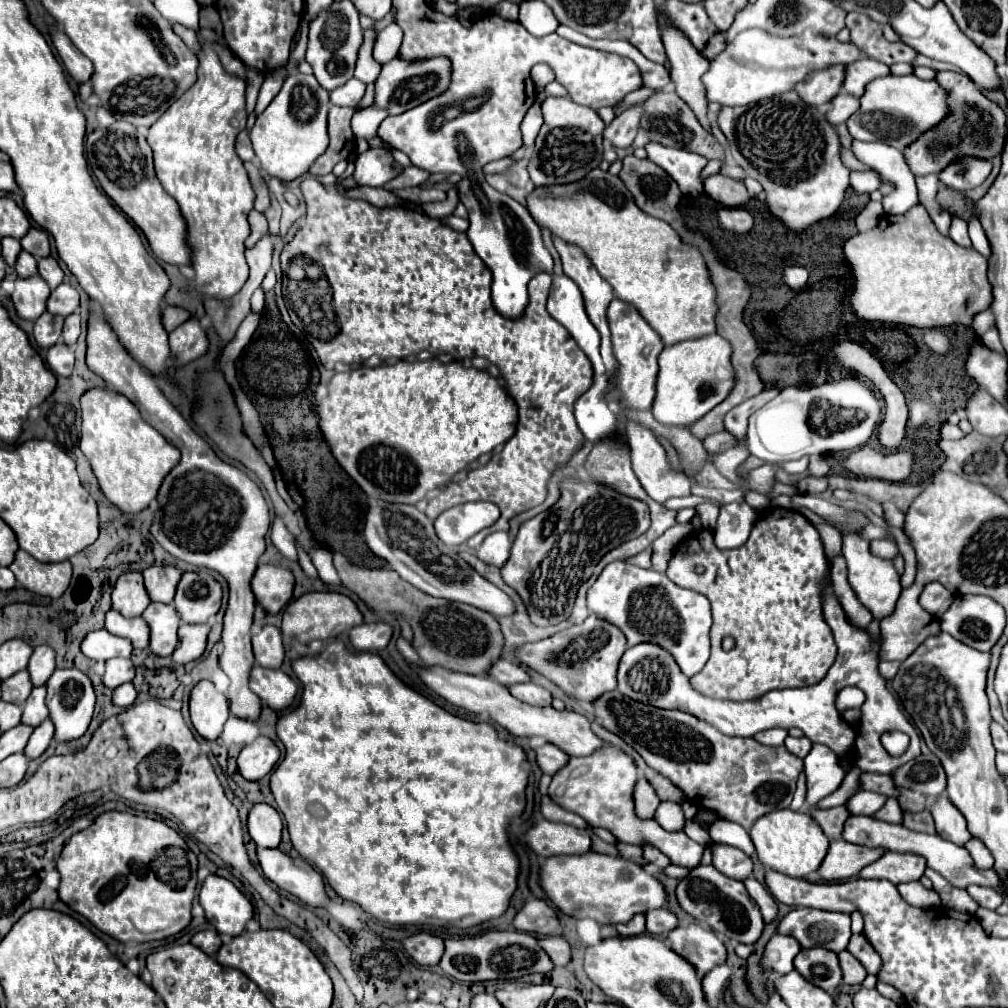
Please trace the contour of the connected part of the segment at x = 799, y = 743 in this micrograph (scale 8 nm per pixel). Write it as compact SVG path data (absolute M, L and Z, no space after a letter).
M786 737L786 749L800 759L804 759L810 753L810 747L812 747L812 741L808 741L806 737L800 737L800 739Z

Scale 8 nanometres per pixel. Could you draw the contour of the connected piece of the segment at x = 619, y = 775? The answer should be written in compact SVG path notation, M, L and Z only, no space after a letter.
M604 743L596 753L588 757L570 757L570 763L552 777L550 797L560 807L584 817L592 827L608 829L620 843L630 845L652 845L670 857L674 865L694 869L700 863L704 847L694 843L682 831L666 831L654 819L640 819L634 807L634 787L638 781L636 765L630 755Z

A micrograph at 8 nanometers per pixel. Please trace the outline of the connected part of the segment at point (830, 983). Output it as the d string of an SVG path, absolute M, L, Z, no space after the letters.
M822 947L802 949L794 959L794 967L806 981L810 981L812 985L820 985L820 989L824 989L826 993L834 993L834 989L842 981L836 953Z

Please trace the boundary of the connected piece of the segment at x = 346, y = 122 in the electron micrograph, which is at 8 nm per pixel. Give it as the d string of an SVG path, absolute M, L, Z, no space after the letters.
M330 107L328 113L328 135L330 135L330 145L324 151L324 155L314 161L308 169L312 175L328 175L332 173L334 165L342 159L348 159L348 155L354 151L356 137L350 127L354 111L352 109L340 109L340 107Z

